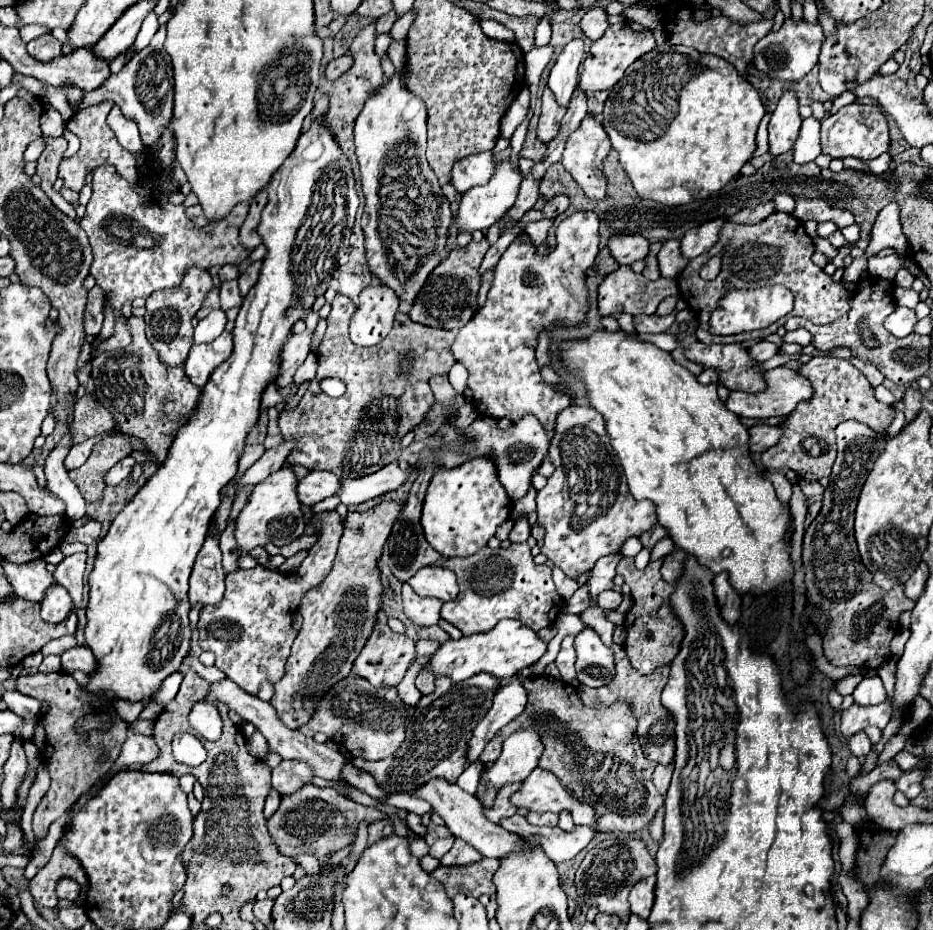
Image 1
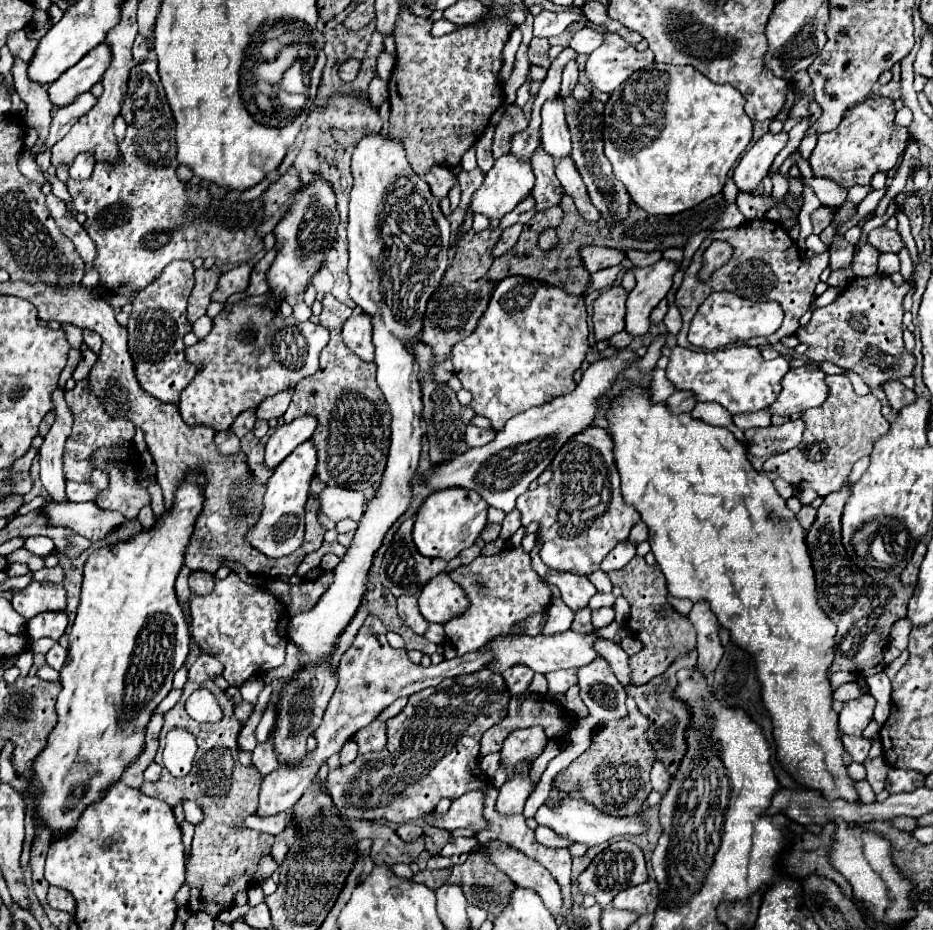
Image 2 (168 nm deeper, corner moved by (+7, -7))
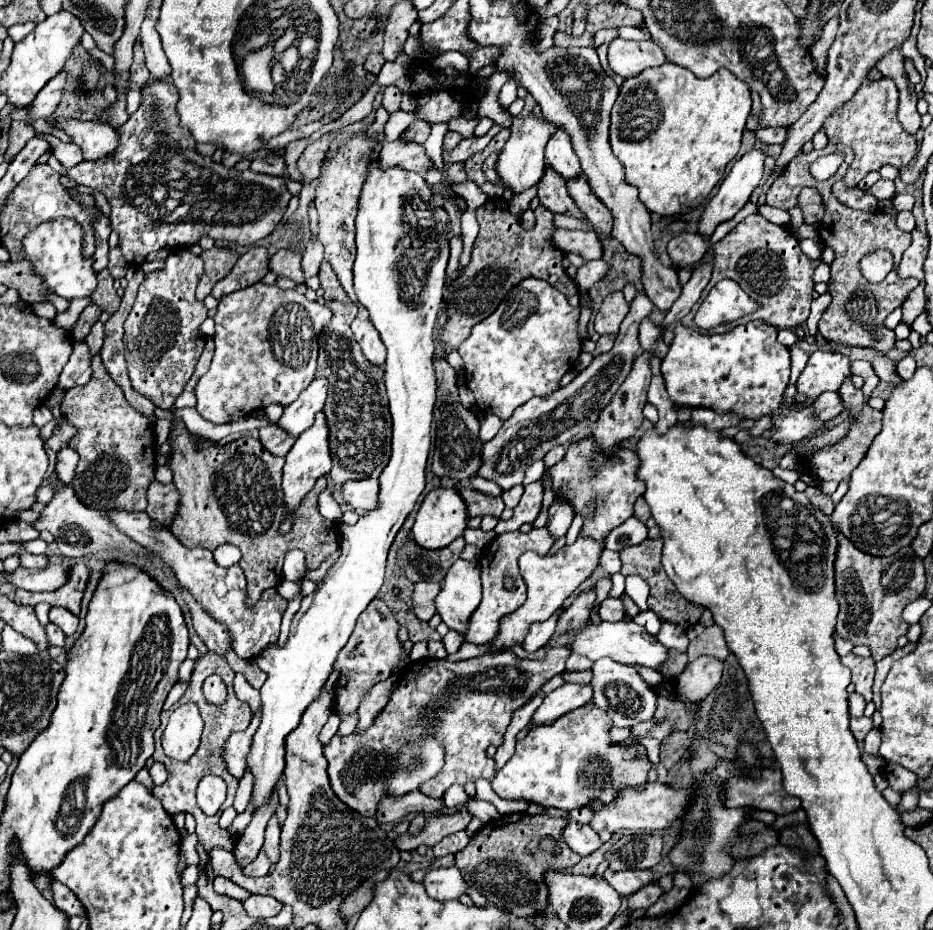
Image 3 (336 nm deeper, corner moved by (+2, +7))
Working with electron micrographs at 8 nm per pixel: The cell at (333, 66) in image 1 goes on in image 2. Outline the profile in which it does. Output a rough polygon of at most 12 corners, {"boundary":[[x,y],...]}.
{"boundary":[[346,60],[338,76],[350,82],[360,70],[358,60]]}

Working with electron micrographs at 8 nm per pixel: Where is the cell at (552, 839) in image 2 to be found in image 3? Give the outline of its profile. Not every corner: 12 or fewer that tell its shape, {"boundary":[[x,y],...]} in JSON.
{"boundary":[[569,820],[563,836],[579,856],[603,844],[591,826]]}

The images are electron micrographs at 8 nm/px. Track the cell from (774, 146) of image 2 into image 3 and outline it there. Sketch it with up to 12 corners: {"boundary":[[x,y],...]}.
{"boundary":[[763,150],[735,162],[699,220],[709,238],[761,184]]}

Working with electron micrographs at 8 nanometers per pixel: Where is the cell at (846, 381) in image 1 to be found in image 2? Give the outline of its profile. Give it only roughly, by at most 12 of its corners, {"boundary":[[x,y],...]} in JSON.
{"boundary":[[826,376],[802,444],[764,472],[822,498],[890,432],[874,394]]}

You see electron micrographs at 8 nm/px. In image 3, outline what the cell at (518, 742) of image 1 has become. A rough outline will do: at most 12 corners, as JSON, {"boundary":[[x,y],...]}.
{"boundary":[[565,682],[545,696],[533,726],[549,724],[593,698],[591,684]]}

